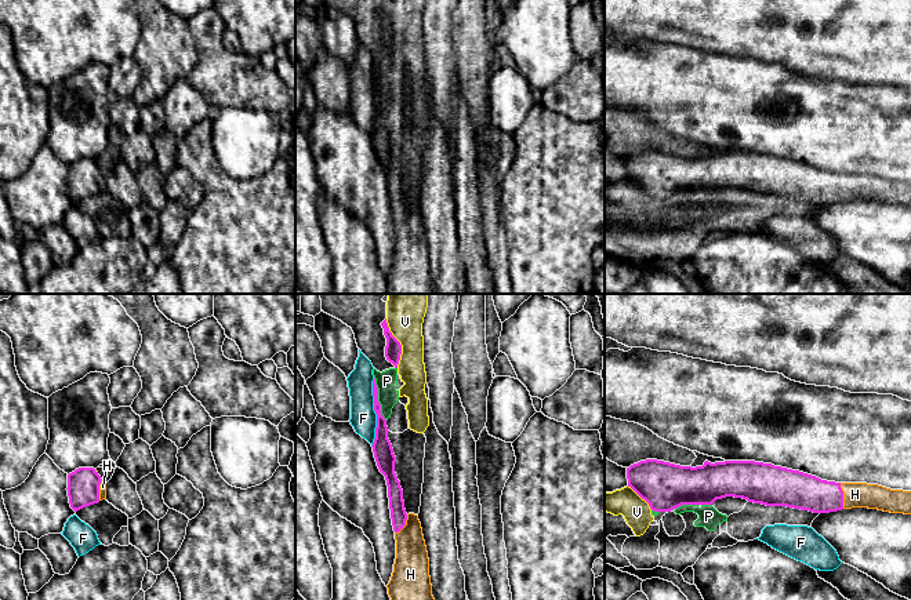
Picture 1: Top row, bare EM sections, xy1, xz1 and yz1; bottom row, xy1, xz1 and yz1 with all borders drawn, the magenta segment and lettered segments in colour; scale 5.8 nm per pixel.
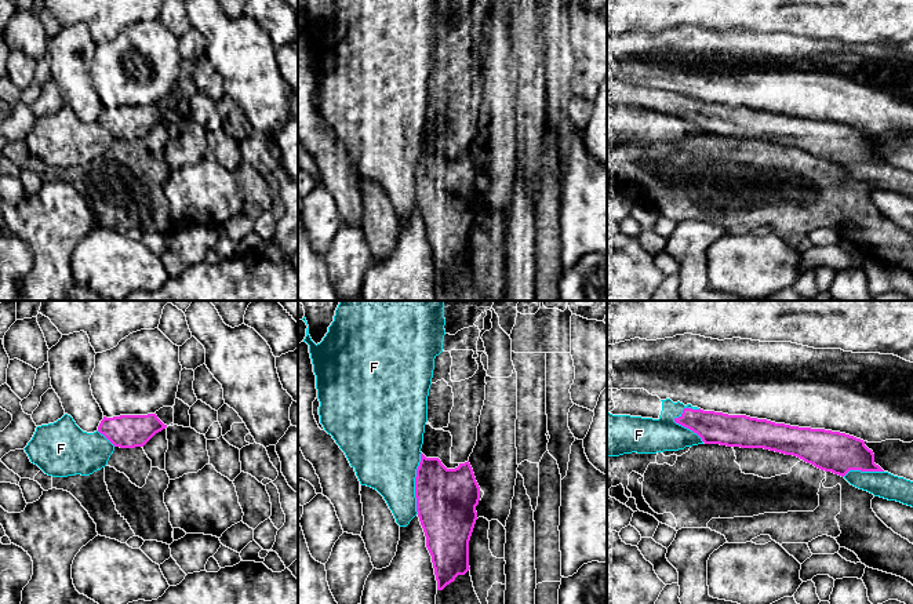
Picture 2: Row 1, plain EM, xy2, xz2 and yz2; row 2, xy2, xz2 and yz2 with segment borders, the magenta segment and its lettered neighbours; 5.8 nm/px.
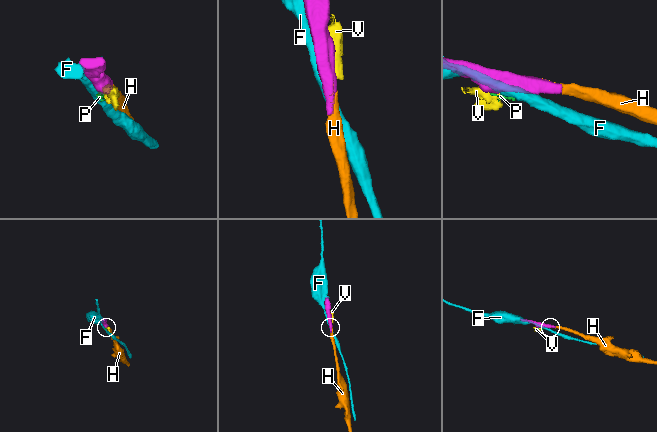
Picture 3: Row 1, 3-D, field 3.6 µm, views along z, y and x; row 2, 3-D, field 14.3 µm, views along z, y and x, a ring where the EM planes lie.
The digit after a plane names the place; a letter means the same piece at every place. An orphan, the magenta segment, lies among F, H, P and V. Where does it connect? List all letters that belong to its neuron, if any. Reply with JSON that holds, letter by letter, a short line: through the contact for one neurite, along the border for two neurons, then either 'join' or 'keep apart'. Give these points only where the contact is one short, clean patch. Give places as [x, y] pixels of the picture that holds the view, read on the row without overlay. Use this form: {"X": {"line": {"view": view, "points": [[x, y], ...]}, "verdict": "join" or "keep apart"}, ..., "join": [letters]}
{"F": {"verdict": "keep apart"}, "H": {"verdict": "join"}, "P": {"line": {"view": "xz1", "points": [[374, 68], [380, 104], [387, 111]]}, "verdict": "keep apart"}, "V": {"verdict": "keep apart"}, "join": ["H"]}

